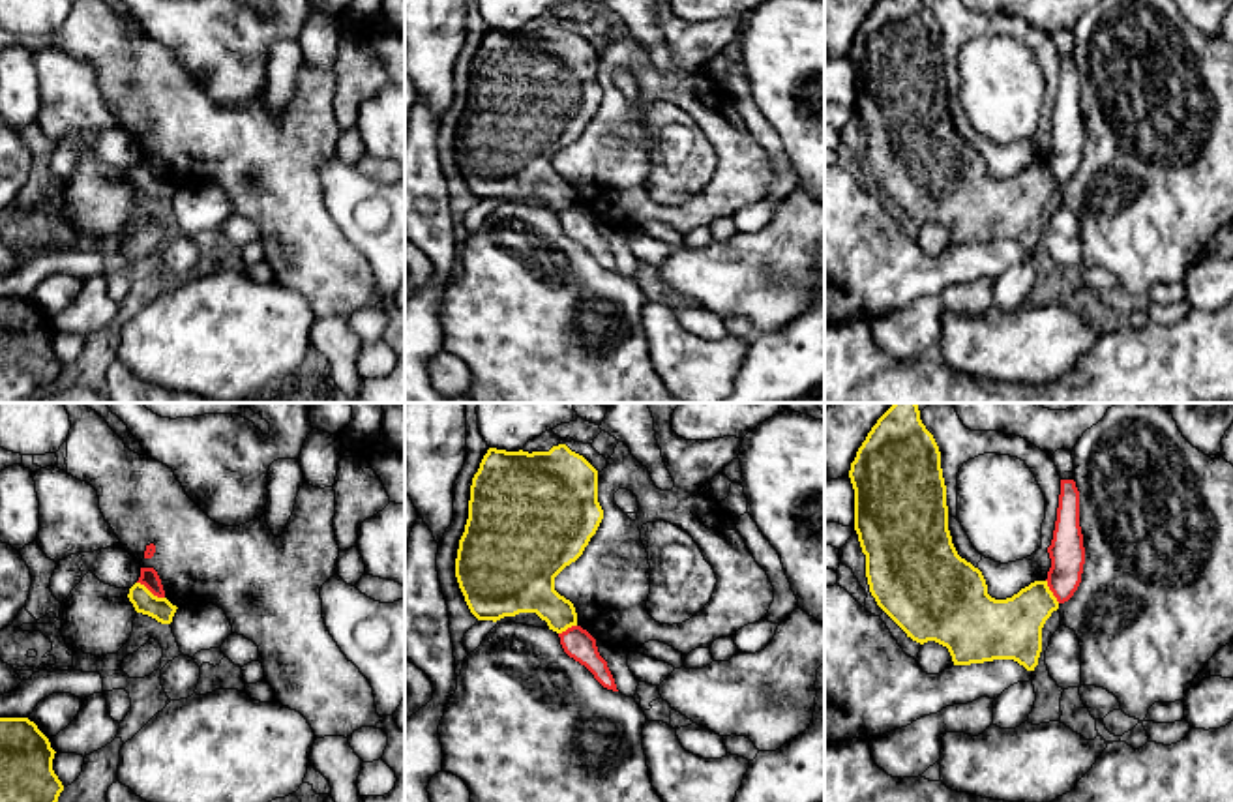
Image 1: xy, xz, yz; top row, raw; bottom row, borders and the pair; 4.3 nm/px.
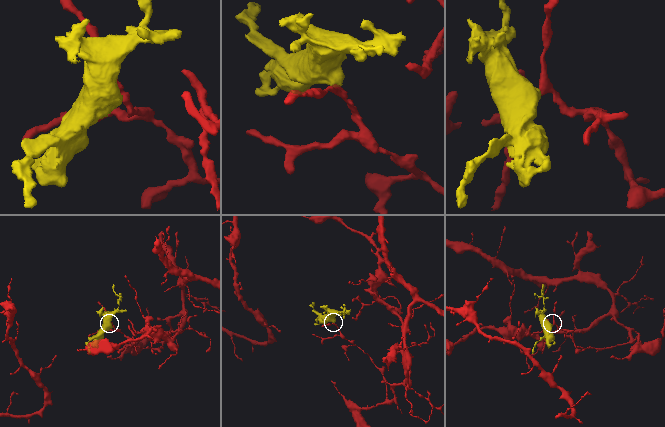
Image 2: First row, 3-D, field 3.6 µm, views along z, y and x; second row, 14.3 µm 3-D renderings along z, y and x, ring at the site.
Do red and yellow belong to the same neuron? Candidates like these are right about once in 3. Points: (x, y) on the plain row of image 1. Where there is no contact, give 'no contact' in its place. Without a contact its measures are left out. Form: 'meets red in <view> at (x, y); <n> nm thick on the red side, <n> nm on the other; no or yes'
meets red in xy at (150, 171); 80 nm thick on the red side, 100 nm on the other; no

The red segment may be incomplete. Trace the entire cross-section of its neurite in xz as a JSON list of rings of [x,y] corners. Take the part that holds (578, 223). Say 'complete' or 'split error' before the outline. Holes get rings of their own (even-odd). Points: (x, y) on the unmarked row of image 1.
complete | [[[572,206],[558,214],[564,232],[585,245],[607,270],[618,272],[607,242],[600,236],[596,219],[581,206]]]

